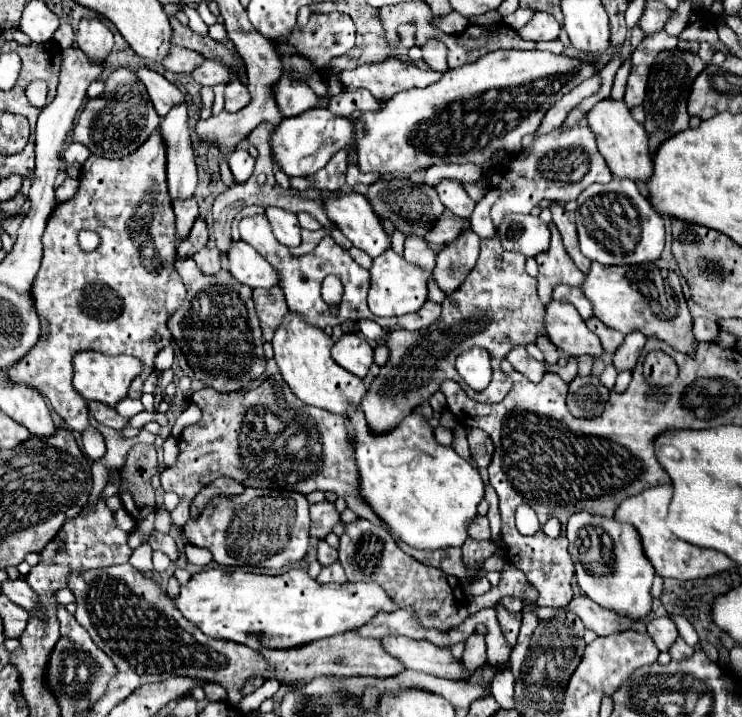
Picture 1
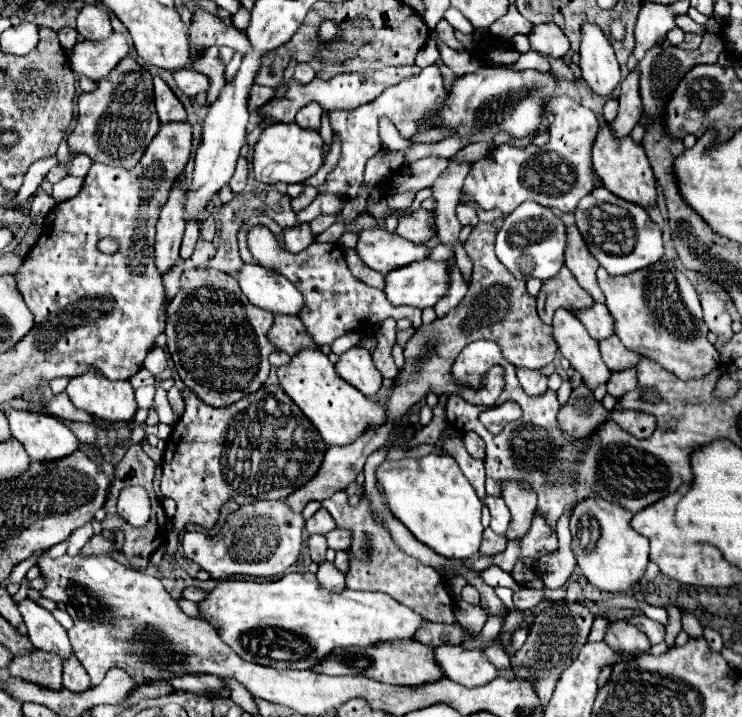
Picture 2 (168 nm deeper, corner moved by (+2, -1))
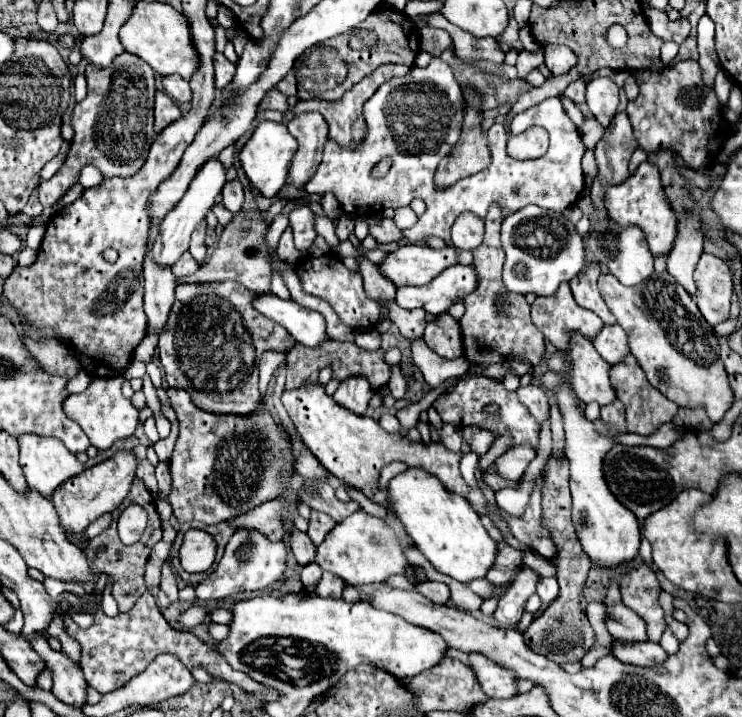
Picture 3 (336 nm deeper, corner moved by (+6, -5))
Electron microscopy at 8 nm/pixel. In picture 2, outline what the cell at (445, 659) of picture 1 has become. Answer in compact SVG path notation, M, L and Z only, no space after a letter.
M439 646L435 648L435 658L445 676L465 688L485 686L499 676L483 648L467 650L463 646Z

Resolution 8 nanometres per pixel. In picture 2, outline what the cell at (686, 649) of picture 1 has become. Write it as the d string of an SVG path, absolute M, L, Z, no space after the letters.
M665 604L665 610L667 610L667 624L665 624L665 642L669 646L675 646L675 636L681 632L681 610L675 606L675 604Z

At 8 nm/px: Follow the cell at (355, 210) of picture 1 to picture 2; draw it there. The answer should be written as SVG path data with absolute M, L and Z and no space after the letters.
M375 228L375 230L363 230L359 234L357 254L369 268L385 276L393 268L403 268L411 262L425 260L431 254L431 246L413 244L387 230Z

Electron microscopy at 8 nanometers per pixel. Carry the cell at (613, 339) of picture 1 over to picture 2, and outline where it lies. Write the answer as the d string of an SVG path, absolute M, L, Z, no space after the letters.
M617 336L601 340L599 346L601 346L603 360L605 360L605 364L611 372L621 372L625 368L635 368L641 360L641 356L637 356L635 352L629 352Z

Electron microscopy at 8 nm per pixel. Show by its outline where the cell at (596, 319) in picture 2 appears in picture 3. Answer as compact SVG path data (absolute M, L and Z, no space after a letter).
M619 324L603 326L591 342L609 364L617 364L617 360L623 360L623 356L629 352L625 332L619 328Z

